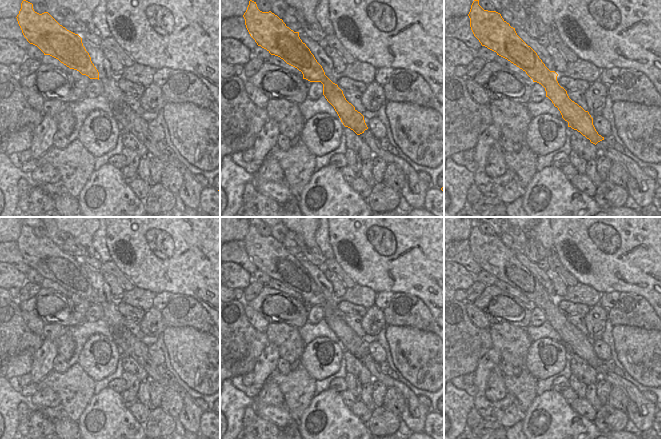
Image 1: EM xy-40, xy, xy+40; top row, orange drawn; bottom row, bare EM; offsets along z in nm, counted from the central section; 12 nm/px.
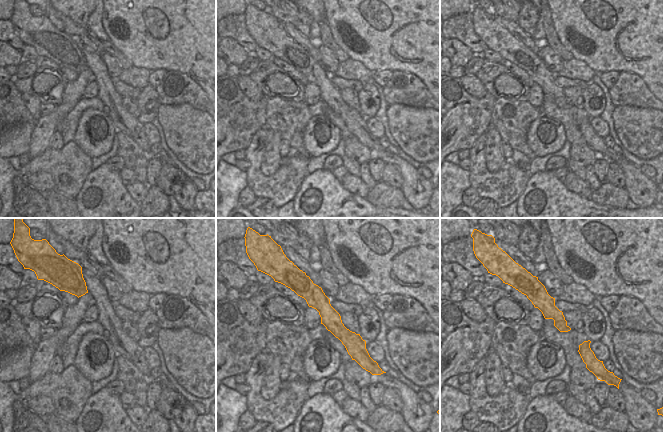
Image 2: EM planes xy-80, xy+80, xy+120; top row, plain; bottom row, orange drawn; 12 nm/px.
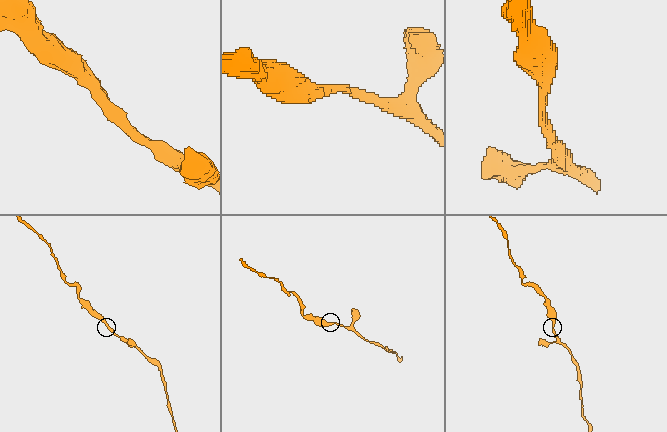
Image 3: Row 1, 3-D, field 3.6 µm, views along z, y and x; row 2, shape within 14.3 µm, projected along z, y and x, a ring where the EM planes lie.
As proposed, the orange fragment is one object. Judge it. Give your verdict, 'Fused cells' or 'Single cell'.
Single cell

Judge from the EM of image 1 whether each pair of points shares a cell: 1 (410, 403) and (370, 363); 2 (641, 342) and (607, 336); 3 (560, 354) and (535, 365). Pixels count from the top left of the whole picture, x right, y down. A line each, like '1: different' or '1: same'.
1: same
2: different
3: same

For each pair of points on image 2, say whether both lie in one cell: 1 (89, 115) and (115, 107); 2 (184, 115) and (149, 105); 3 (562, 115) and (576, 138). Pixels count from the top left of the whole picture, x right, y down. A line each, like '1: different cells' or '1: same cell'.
1: different cells
2: different cells
3: same cell

